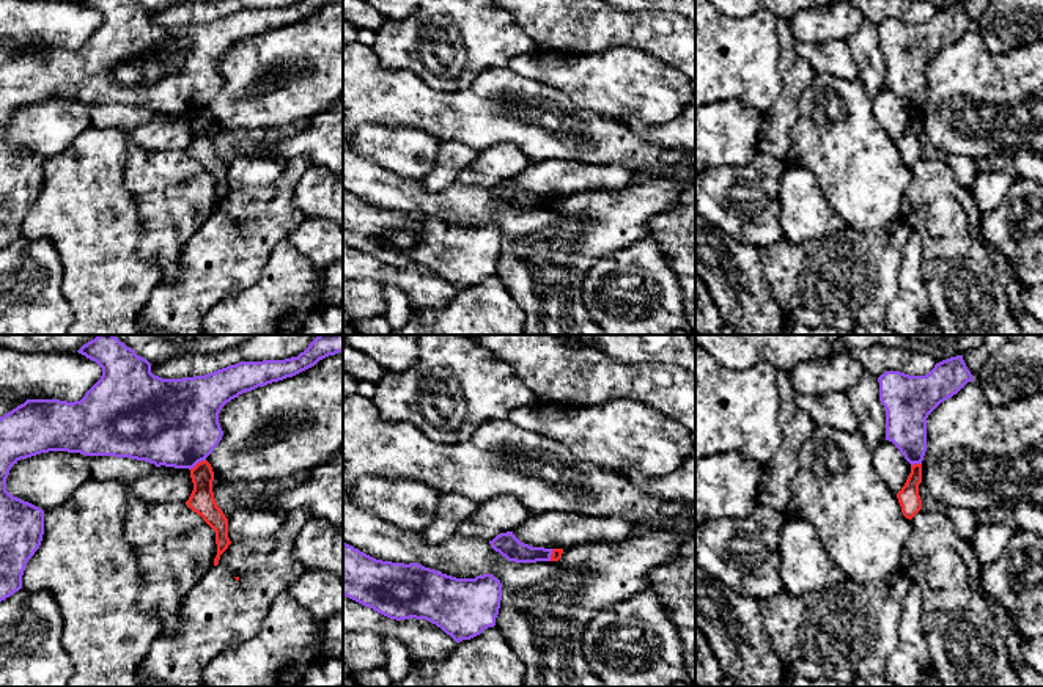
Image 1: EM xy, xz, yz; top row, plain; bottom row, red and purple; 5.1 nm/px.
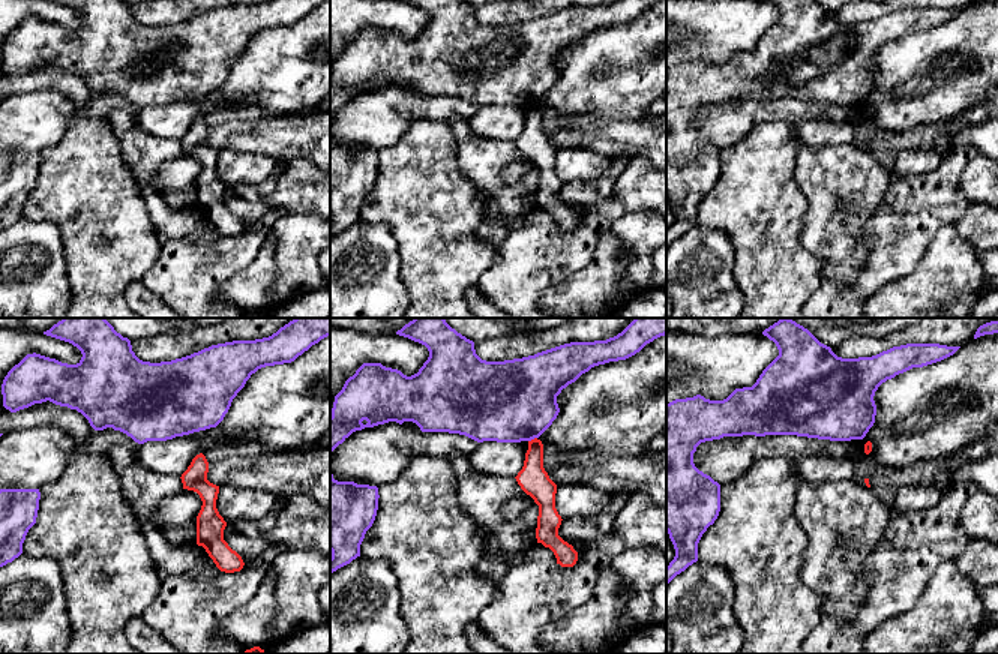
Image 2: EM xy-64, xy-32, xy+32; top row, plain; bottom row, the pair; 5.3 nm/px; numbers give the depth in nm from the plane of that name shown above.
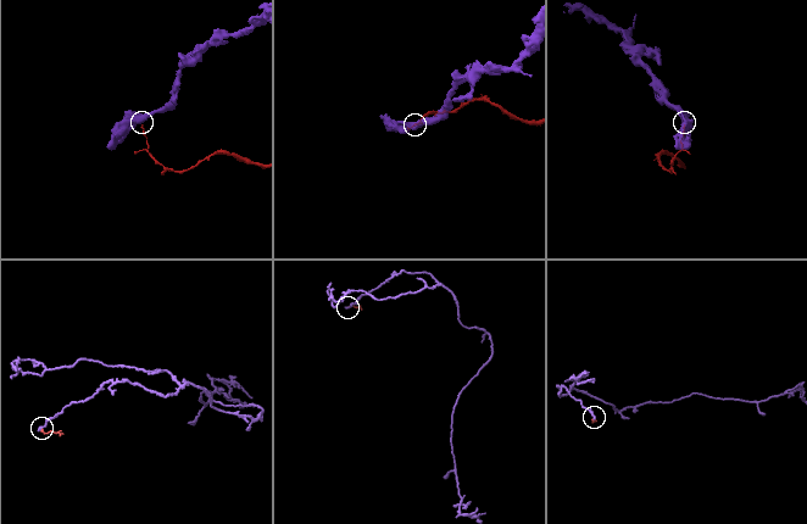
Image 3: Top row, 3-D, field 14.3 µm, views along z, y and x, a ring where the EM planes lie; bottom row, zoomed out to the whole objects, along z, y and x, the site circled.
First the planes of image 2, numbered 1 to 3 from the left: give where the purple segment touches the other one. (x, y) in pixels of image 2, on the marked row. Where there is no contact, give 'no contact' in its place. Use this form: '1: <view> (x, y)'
1: no contact
2: xy-32 (532, 440)
3: no contact

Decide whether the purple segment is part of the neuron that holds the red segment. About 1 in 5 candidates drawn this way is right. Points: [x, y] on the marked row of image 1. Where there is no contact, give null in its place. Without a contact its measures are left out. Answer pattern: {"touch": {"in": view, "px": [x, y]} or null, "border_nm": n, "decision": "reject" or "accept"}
{"touch": {"in": "xy", "px": [199, 462]}, "border_nm": 100, "decision": "reject"}

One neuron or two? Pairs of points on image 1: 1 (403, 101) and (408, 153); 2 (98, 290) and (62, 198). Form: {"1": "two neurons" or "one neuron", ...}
{"1": "two neurons", "2": "one neuron"}

